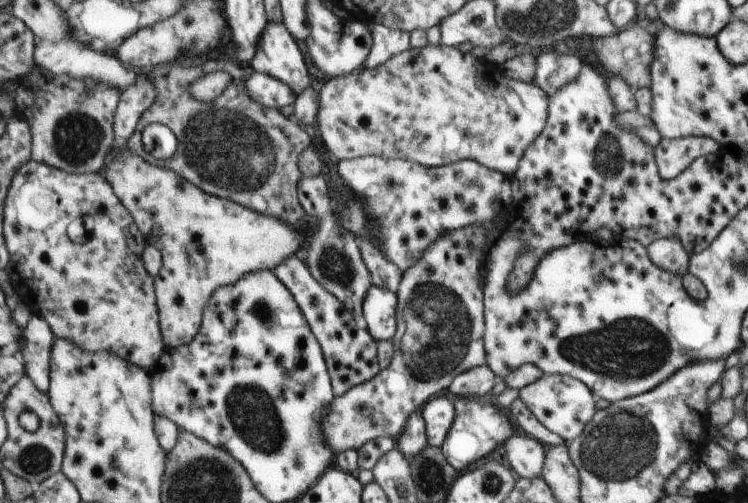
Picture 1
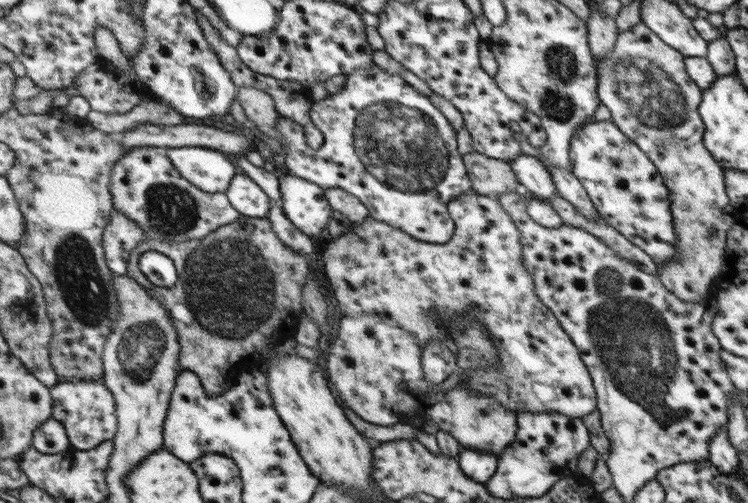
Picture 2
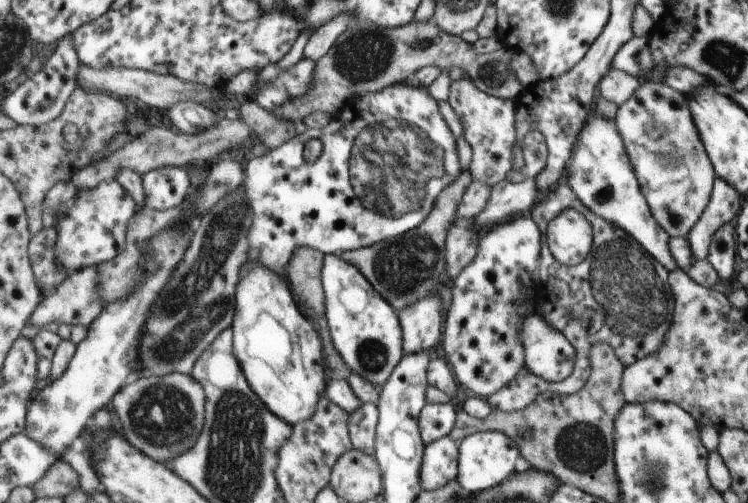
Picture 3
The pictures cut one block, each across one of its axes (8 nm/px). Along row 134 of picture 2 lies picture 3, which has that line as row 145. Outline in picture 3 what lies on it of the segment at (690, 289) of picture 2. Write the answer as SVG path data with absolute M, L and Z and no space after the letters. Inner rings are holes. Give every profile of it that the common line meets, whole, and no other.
M646 81L629 101L619 106L613 120L652 216L669 237L688 238L709 207L718 177L685 98L664 83ZM654 130L660 130L656 140L650 134Z

